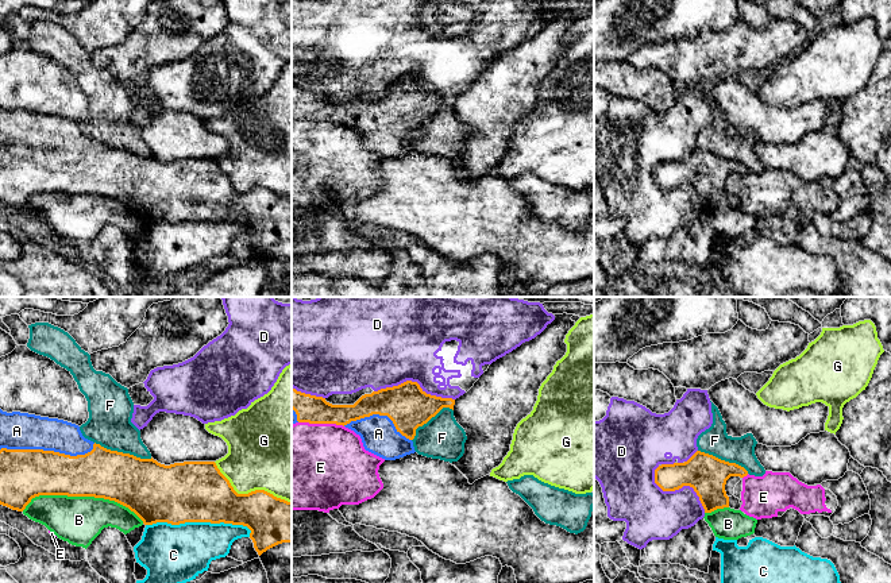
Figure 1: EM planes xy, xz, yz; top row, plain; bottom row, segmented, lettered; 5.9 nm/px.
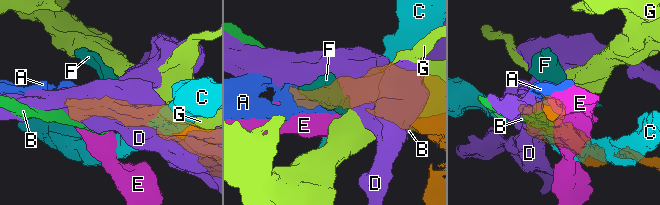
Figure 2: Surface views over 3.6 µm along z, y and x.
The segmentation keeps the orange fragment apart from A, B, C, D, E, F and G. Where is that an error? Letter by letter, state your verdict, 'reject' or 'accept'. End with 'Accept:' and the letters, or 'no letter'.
A: accept
B: reject
C: reject
D: reject
E: reject
F: reject
G: reject
Accept: A

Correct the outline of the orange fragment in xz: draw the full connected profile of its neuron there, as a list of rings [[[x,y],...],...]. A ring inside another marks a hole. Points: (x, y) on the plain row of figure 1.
[[[412,78],[364,92],[354,103],[332,103],[323,94],[292,85],[292,123],[296,120],[343,123],[360,134],[366,148],[385,158],[396,158],[416,150],[412,138],[418,124],[427,121],[443,105],[454,108],[454,103],[455,97],[427,92]]]

